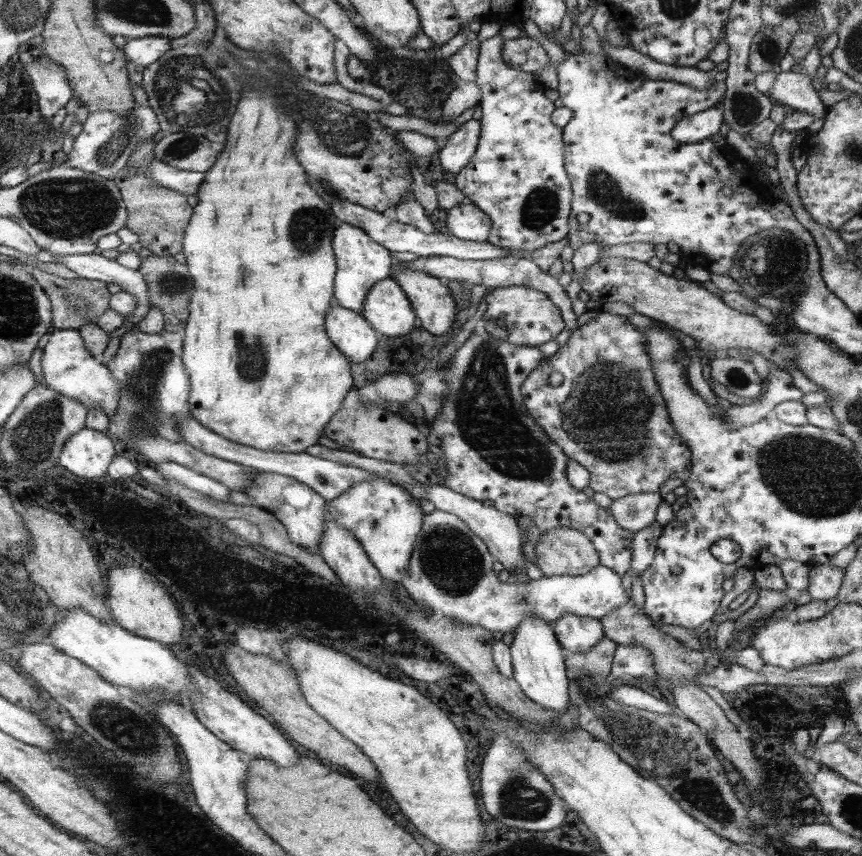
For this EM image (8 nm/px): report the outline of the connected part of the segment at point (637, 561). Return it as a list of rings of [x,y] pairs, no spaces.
[[[654,521],[650,526],[634,533],[632,547],[632,572],[641,574],[650,567],[656,555],[657,540],[660,538],[663,526]]]

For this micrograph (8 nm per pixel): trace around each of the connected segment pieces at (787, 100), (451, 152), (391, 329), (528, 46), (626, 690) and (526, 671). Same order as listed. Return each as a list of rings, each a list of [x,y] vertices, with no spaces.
[[[803,58],[796,60],[796,66],[801,70],[795,73],[781,71],[776,74],[776,80],[767,95],[774,103],[792,107],[796,111],[806,112],[814,116],[814,123],[806,129],[807,132],[818,132],[824,125],[824,117],[827,114],[827,106],[822,103],[820,97],[813,91],[811,78],[803,68]]]
[[[478,120],[460,125],[454,133],[442,141],[442,147],[438,154],[442,168],[452,174],[460,172],[476,153],[481,134],[481,124]]]
[[[392,278],[373,286],[367,294],[362,315],[386,336],[404,336],[421,323],[406,291]]]
[[[523,36],[503,42],[503,58],[516,70],[536,73],[544,66],[549,66],[550,56],[532,37]]]
[[[622,684],[619,687],[612,687],[611,693],[610,699],[616,700],[616,703],[632,706],[636,710],[641,709],[660,714],[674,713],[676,715],[679,713],[676,706],[670,706],[662,700],[657,700],[646,692],[646,689],[638,686]]]
[[[529,614],[519,629],[514,631],[513,641],[510,647],[513,662],[513,679],[519,684],[520,690],[534,703],[554,712],[564,712],[570,706],[568,696],[568,677],[566,655],[562,643],[559,642],[554,628],[544,623],[539,614]]]

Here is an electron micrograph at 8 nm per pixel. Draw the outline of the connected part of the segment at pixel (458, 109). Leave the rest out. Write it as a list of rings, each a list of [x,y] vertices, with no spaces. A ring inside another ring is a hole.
[[[459,82],[442,108],[444,122],[452,123],[466,110],[478,106],[480,98],[482,98],[481,95],[482,92],[476,82]]]

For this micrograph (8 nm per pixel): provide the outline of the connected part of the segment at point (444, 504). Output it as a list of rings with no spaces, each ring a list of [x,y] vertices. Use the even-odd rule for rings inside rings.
[[[435,482],[434,484],[423,484],[427,490],[425,498],[434,503],[434,506],[438,510],[448,511],[450,514],[459,515],[461,519],[472,531],[475,531],[477,535],[490,548],[491,554],[496,556],[496,559],[500,560],[501,568],[512,571],[514,573],[522,573],[524,577],[527,576],[526,568],[524,568],[524,560],[522,559],[521,552],[521,528],[518,526],[517,520],[506,514],[496,510],[493,506],[484,505],[483,501],[468,498],[463,494],[454,492],[451,488],[448,488],[445,484]]]

